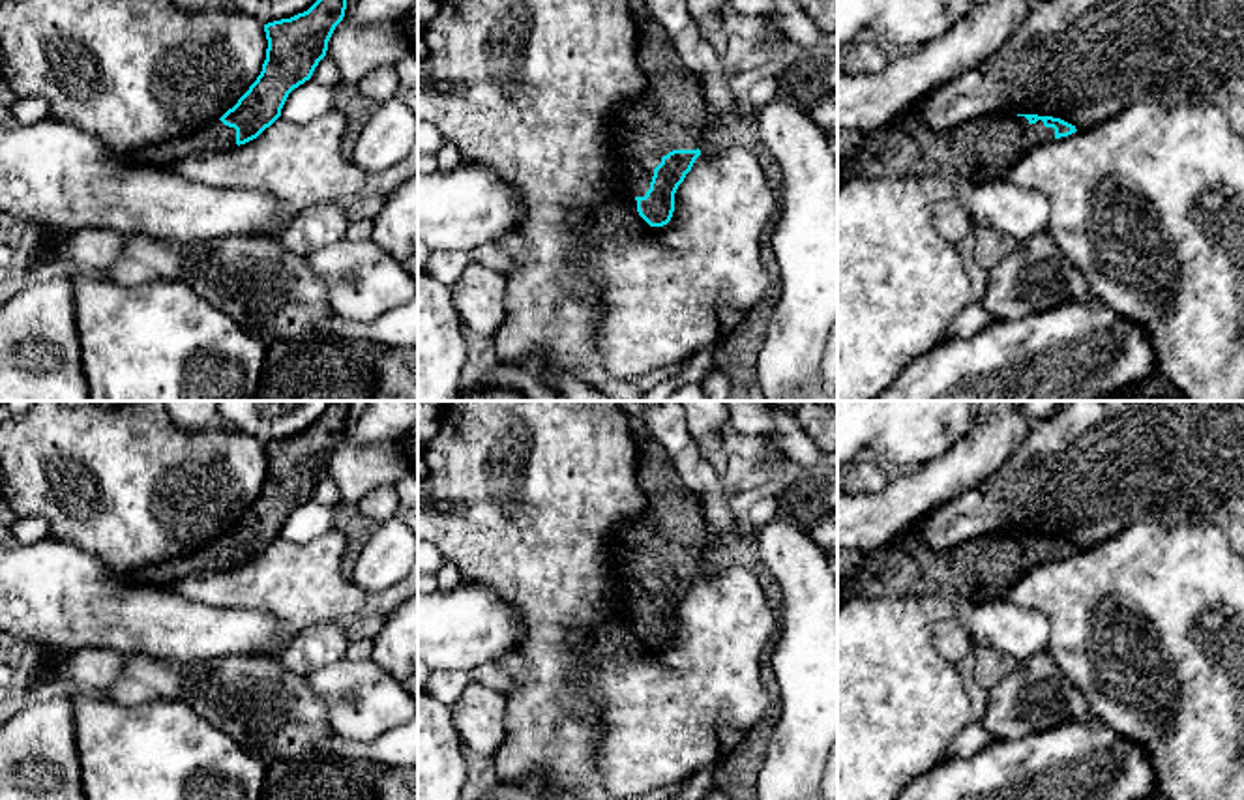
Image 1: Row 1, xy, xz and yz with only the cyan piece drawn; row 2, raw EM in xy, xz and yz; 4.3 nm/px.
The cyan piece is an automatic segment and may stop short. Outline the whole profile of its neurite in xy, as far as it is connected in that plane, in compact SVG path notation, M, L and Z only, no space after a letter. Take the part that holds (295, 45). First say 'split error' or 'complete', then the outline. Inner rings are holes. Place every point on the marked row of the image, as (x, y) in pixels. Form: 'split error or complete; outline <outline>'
split error; outline M317 0L304 13L264 24L266 60L238 103L208 127L127 154L127 161L169 169L189 154L229 150L257 139L281 116L289 94L311 79L345 9L347 0Z

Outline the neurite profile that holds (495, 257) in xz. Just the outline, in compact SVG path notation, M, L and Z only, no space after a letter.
M495 244L478 245L470 249L466 255L470 262L480 262L498 272L508 272L515 266L510 255L500 245Z

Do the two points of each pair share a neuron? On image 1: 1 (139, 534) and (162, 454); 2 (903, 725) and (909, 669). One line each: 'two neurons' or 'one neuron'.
1: one neuron
2: one neuron

